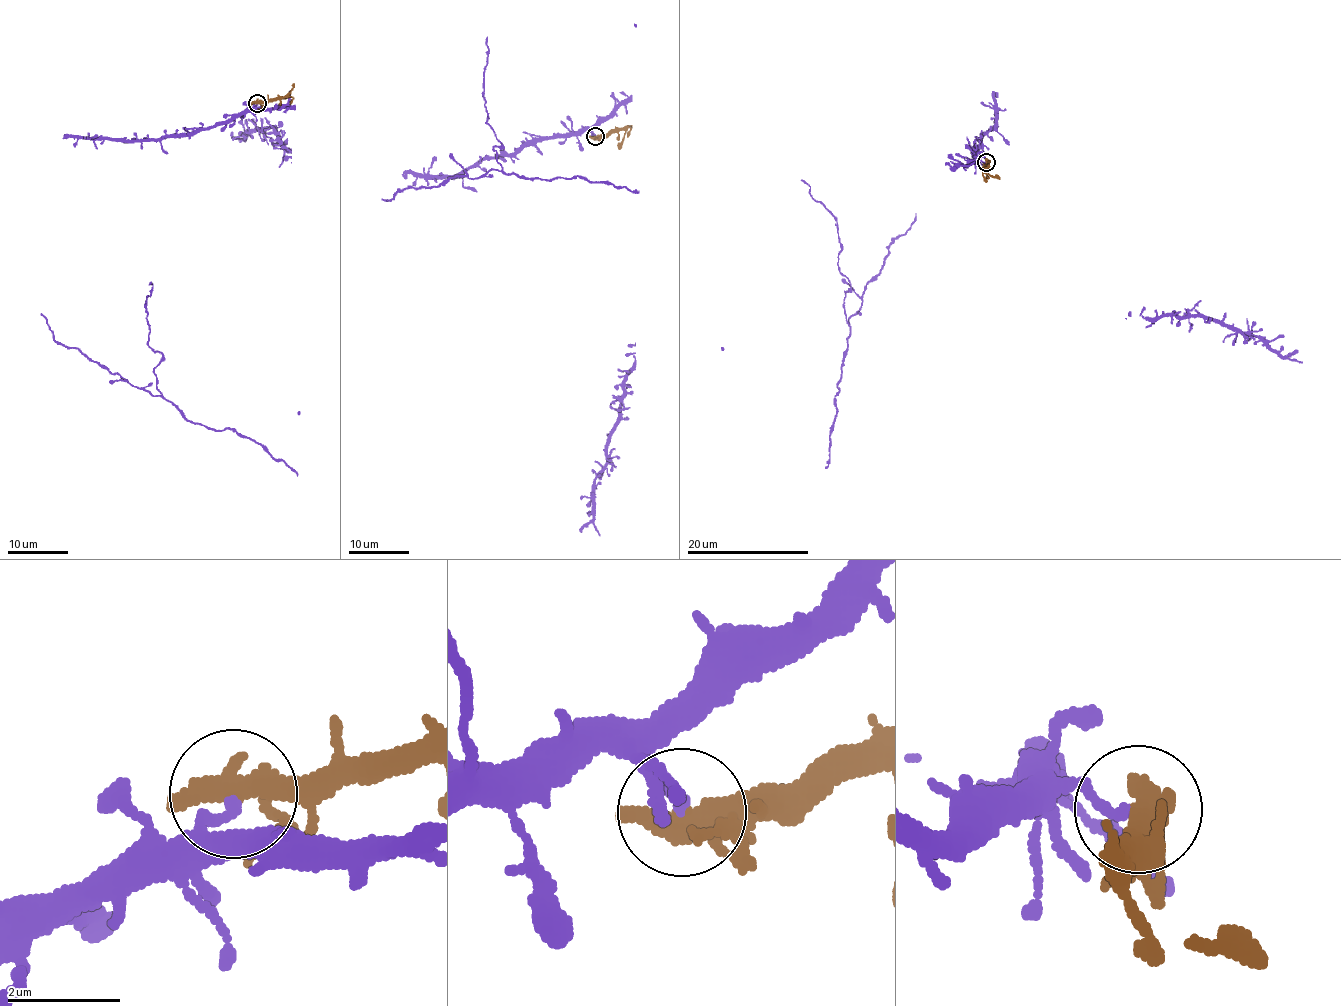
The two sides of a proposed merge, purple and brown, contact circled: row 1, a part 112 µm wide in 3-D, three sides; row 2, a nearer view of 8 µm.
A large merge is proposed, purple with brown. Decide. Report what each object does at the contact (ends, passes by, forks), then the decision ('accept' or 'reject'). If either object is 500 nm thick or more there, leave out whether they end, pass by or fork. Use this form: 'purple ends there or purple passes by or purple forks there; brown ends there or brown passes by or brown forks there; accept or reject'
purple ends there; brown passes by; reject

